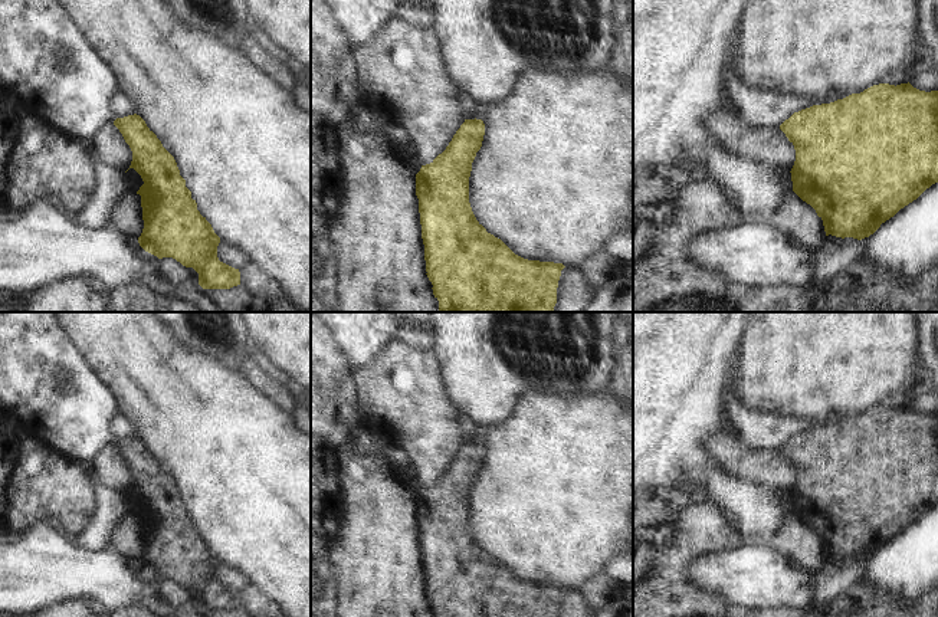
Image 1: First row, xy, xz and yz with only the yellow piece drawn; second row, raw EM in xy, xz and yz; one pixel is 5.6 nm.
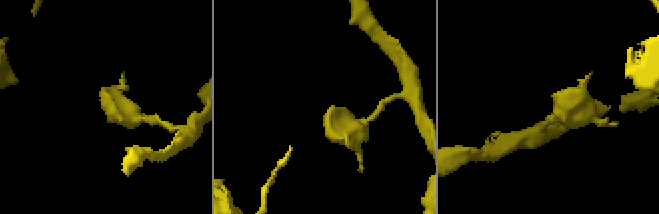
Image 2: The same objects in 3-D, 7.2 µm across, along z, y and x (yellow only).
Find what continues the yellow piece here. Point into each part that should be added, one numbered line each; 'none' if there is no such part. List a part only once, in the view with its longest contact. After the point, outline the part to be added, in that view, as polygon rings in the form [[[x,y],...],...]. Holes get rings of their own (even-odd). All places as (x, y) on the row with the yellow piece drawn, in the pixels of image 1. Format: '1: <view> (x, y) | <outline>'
none

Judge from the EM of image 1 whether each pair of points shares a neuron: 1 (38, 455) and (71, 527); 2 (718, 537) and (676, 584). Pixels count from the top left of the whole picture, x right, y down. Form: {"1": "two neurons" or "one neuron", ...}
{"1": "one neuron", "2": "one neuron"}

